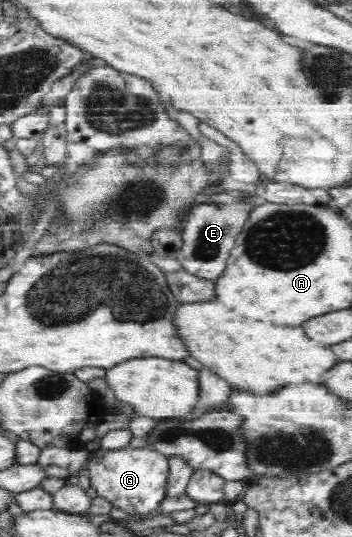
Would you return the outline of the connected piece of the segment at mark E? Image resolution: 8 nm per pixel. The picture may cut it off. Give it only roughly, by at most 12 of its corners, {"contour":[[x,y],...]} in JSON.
{"contour":[[257,201],[199,205],[175,254],[182,269],[219,279]]}

